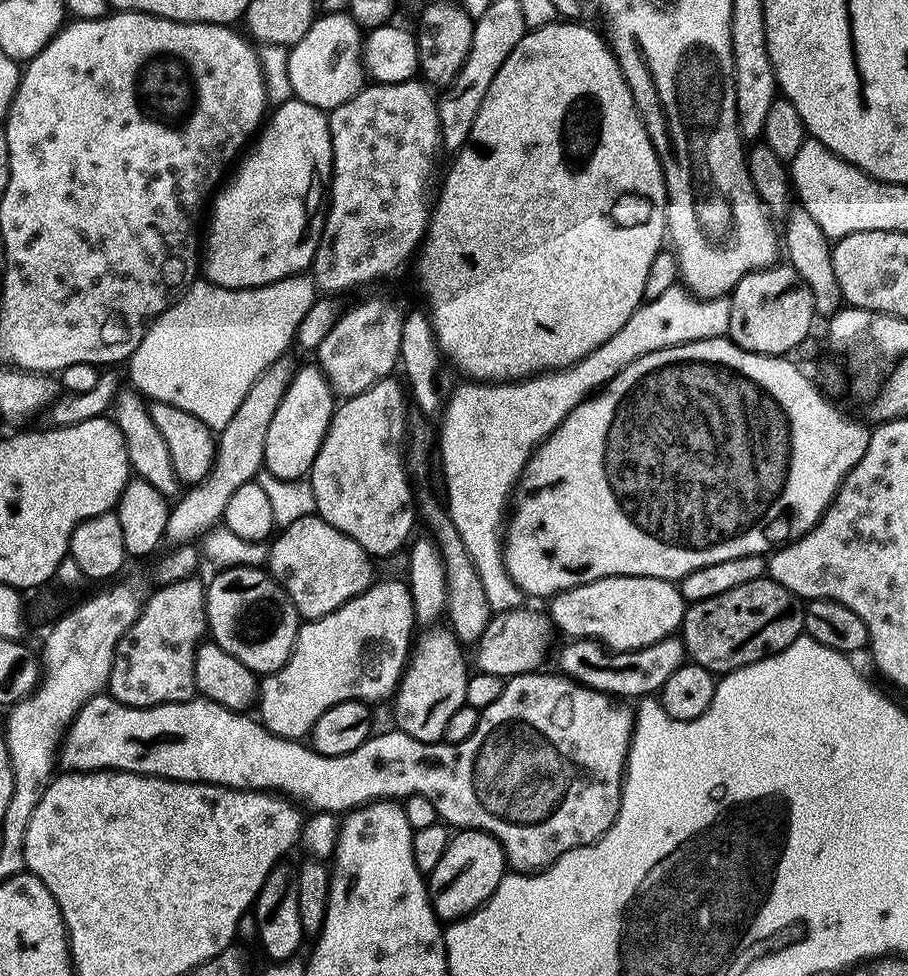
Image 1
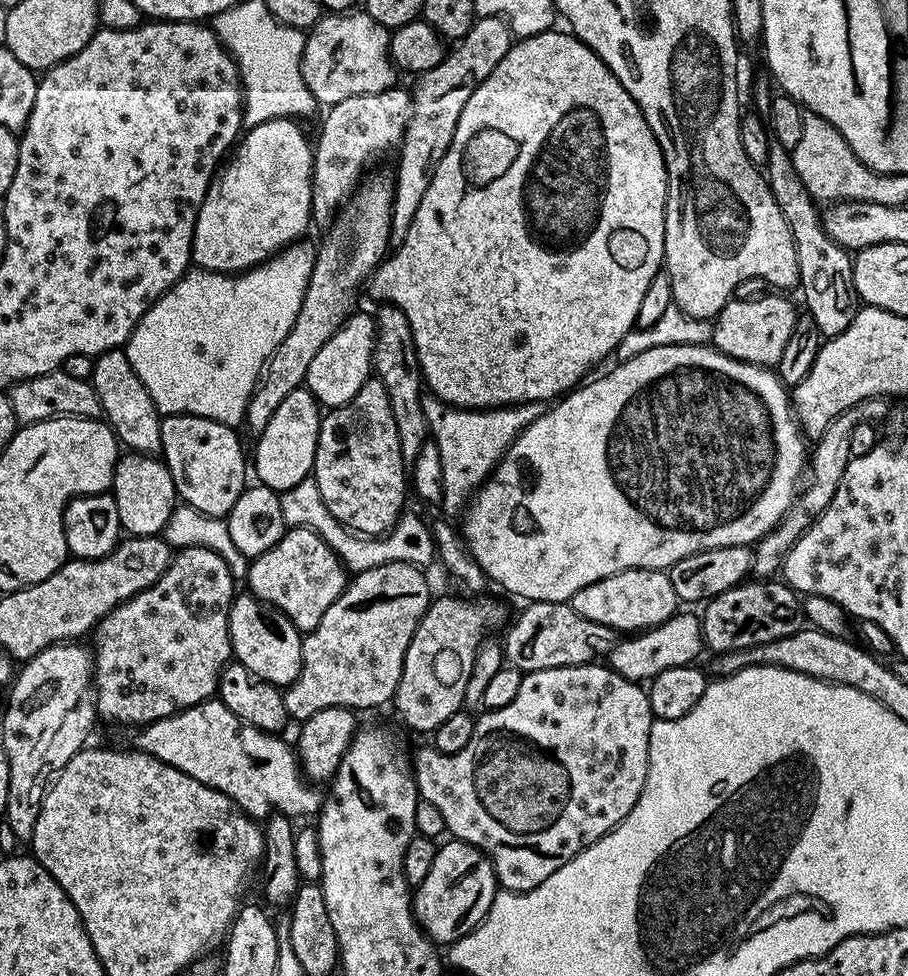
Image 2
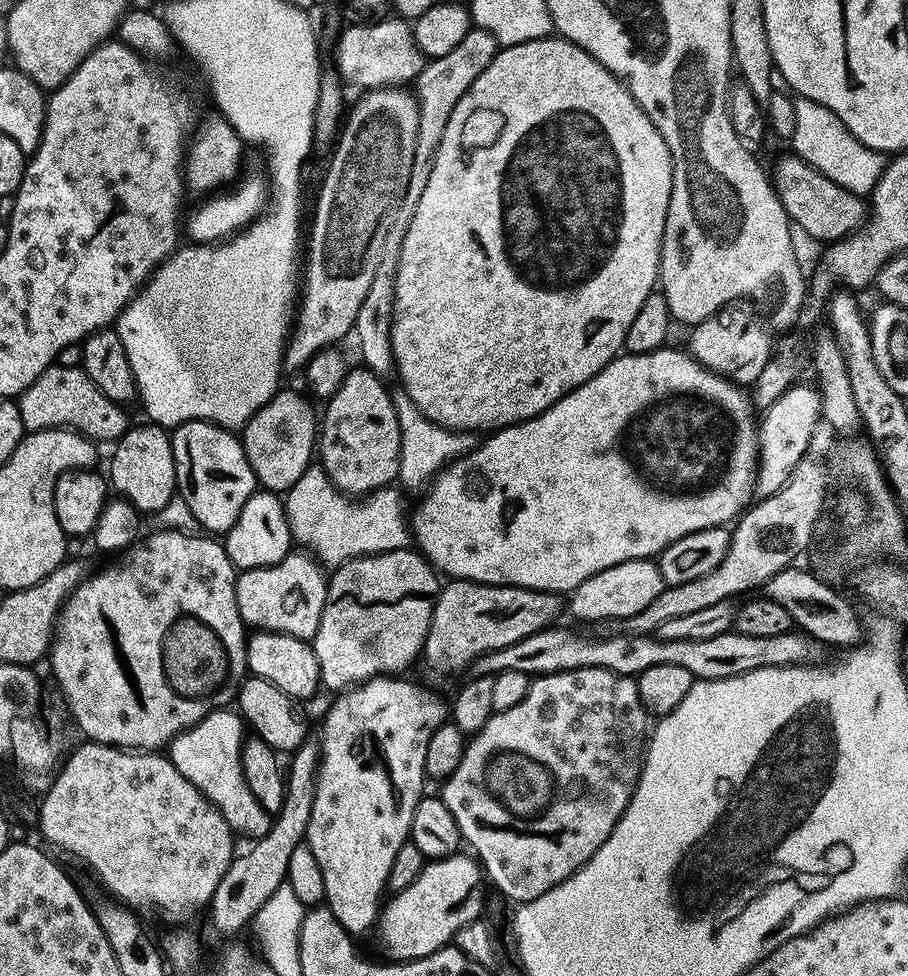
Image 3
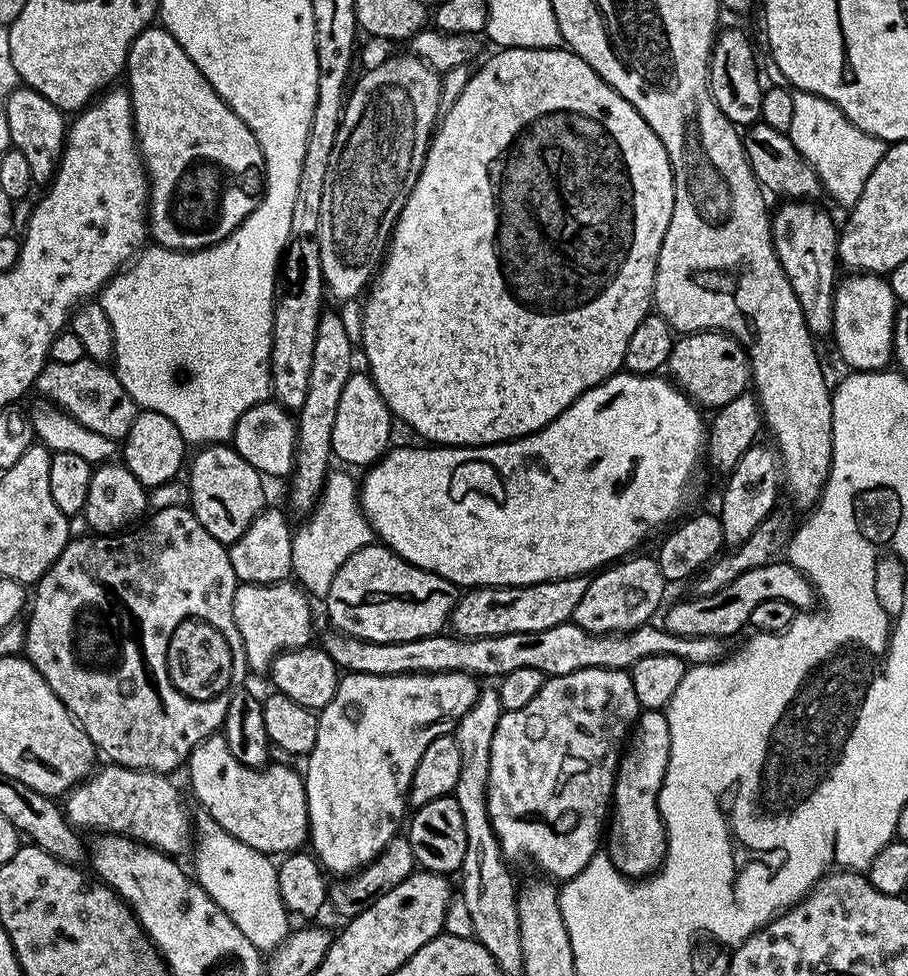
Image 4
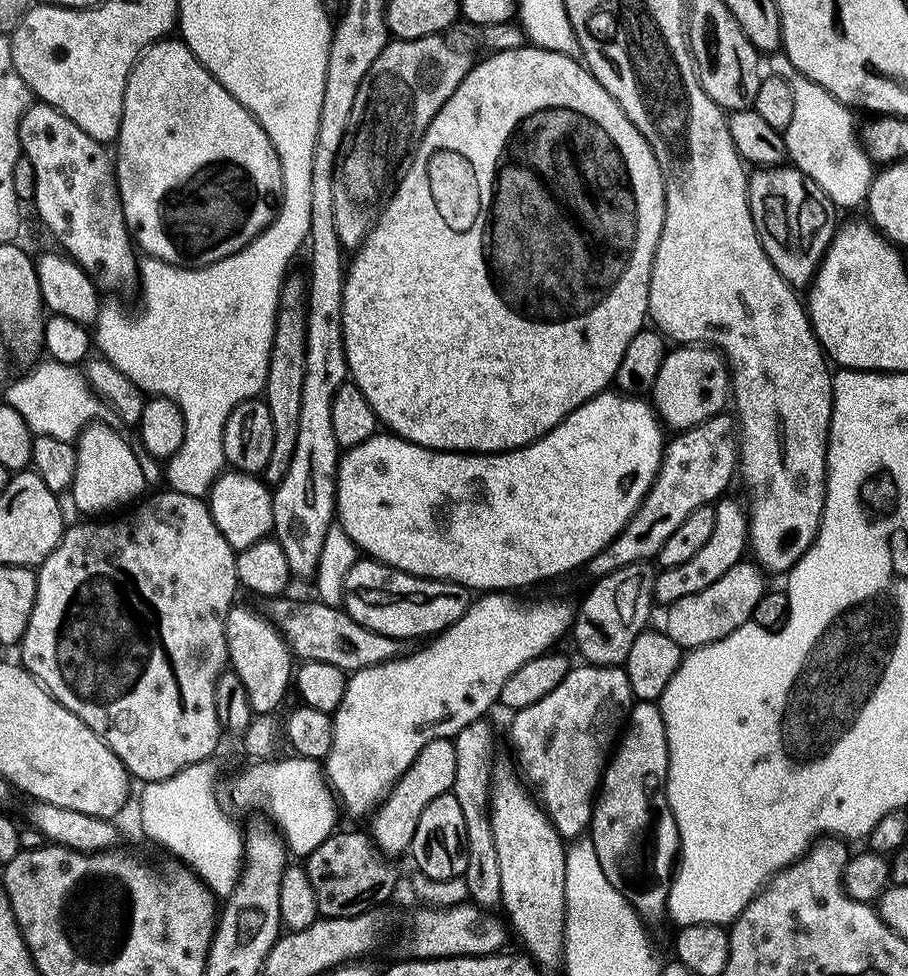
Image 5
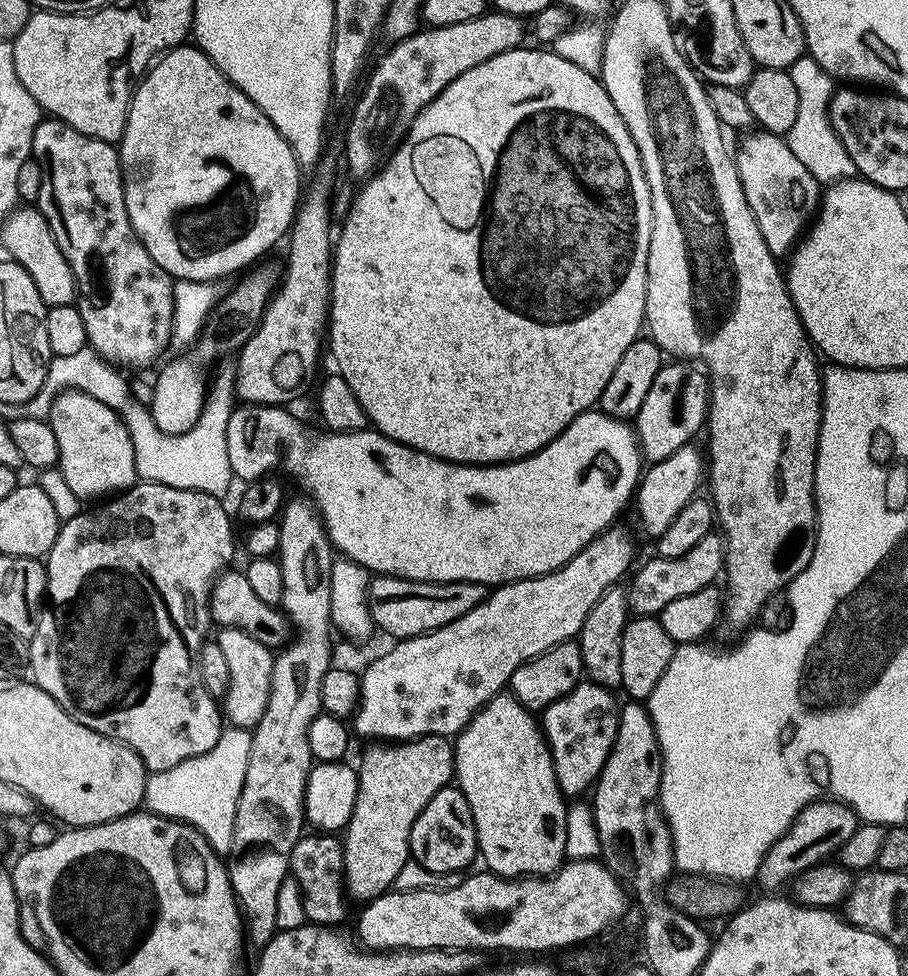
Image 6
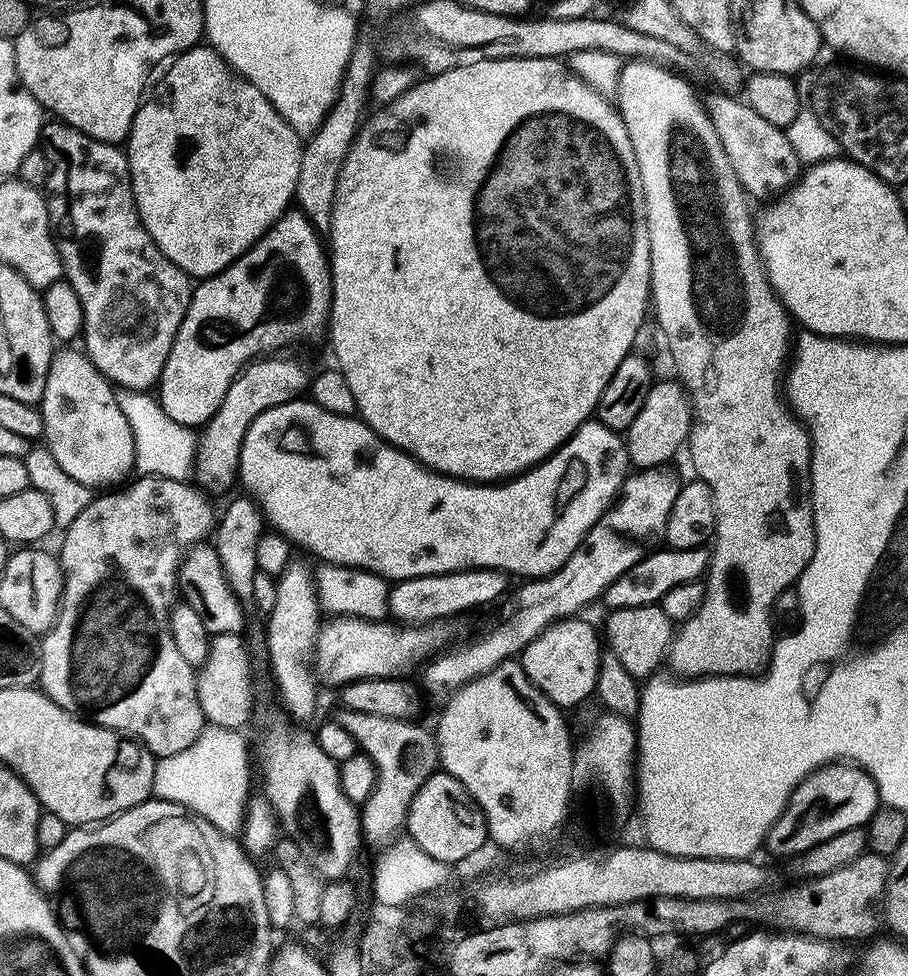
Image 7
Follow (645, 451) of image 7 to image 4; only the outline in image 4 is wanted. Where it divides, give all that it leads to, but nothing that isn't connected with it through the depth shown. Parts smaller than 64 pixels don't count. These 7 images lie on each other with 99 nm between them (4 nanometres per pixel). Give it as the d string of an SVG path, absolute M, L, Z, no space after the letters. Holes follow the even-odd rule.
M724 330L690 332L672 345L666 372L677 388L701 409L715 410L734 402L750 388L750 361L745 345Z

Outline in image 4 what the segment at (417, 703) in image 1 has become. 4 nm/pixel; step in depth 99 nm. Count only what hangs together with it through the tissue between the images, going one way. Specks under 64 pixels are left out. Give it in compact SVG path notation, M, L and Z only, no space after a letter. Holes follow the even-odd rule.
M582 575L517 588L473 588L457 599L450 621L451 631L461 638L471 638L550 630L571 621L574 610L578 610L578 602L582 602L582 594L586 594L589 581L587 575Z

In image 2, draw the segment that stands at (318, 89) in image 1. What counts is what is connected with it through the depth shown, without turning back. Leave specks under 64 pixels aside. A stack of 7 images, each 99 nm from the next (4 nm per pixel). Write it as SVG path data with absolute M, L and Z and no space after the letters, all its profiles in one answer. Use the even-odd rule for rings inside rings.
M365 12L328 14L309 31L300 69L317 103L331 106L345 98L380 93L395 85L391 61L391 33Z

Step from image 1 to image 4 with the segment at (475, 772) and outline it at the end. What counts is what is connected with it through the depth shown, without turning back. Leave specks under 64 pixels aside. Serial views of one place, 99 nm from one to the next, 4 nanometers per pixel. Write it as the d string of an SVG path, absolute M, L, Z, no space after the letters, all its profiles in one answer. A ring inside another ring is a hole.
M587 668L586 670L574 670L574 674L562 674L561 676L549 676L544 681L542 690L522 706L522 710L505 712L498 722L498 730L494 730L494 743L490 746L490 768L488 782L488 812L492 820L494 834L500 843L504 859L533 860L541 868L545 877L556 882L573 880L582 869L598 854L602 837L606 832L606 821L610 816L612 806L612 791L616 781L616 771L620 765L620 757L624 755L629 737L636 726L641 714L641 706L638 702L638 694L634 694L634 682L627 671L618 668ZM223 735L209 736L193 750L186 761L188 776L192 779L192 790L203 811L218 826L222 826L238 842L265 854L287 854L303 849L309 839L308 798L304 789L303 775L284 764L269 763L267 766L251 768L243 765L227 748Z

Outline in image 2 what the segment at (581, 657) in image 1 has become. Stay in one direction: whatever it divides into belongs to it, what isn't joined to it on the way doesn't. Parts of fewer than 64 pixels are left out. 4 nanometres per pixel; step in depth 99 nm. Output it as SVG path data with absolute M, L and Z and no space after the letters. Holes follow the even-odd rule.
M680 610L666 622L657 624L654 628L641 631L639 634L624 638L609 650L606 655L607 667L612 671L622 674L628 680L637 682L650 682L662 670L670 670L674 666L692 664L700 656L700 651L705 651L704 625L701 617L696 616L692 610Z

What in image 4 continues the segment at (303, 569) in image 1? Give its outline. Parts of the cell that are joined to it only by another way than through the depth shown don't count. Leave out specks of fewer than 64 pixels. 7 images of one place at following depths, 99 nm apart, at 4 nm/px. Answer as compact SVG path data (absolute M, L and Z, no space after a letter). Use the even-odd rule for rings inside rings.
M281 582L279 584L246 584L237 583L236 593L232 596L232 613L238 626L238 634L242 638L244 653L248 659L249 669L253 673L267 673L273 660L282 652L294 648L307 648L312 640L312 604L307 592L296 582Z

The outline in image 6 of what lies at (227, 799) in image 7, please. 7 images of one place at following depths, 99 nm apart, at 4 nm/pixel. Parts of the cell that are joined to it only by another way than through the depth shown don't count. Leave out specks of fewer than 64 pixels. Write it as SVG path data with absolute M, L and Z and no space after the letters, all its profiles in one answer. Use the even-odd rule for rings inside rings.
M225 727L218 742L206 754L198 754L170 770L151 773L144 782L144 804L153 816L181 820L197 828L217 854L231 849L234 814L246 778L246 762L252 745L252 732L247 728Z

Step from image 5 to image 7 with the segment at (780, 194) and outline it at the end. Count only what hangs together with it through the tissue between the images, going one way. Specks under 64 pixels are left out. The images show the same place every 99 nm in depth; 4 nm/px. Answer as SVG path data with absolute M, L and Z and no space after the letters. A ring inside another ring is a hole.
M712 90L708 97L705 95L702 103L714 126L714 134L718 134L718 142L722 142L722 150L726 150L732 172L749 197L757 196L764 202L787 192L796 183L802 165L790 146L785 129L770 126L770 122L765 122L743 99L718 90Z

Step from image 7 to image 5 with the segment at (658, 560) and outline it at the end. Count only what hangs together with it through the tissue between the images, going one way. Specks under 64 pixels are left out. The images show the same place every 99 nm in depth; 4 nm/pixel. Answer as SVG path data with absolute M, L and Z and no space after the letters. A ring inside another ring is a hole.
M721 498L716 501L714 507L714 530L710 533L710 542L698 550L687 562L682 562L682 566L673 568L660 568L656 572L654 582L654 600L657 605L667 606L678 602L678 598L686 598L689 594L698 594L698 590L706 590L706 586L711 586L713 582L718 582L726 570L733 568L735 564L741 563L749 551L748 542L748 509L743 503L736 500Z

